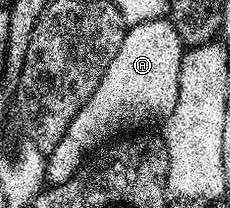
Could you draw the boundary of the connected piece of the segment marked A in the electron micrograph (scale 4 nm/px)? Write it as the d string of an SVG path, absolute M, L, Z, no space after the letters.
M168 18L132 24L125 32L123 45L119 45L119 53L115 53L107 73L103 73L103 81L99 81L95 93L91 93L87 105L75 113L75 121L67 125L67 133L59 137L59 145L48 152L46 184L58 187L73 178L87 156L108 144L116 131L125 131L132 123L166 119L175 109L175 101L179 97L182 54L181 38Z

